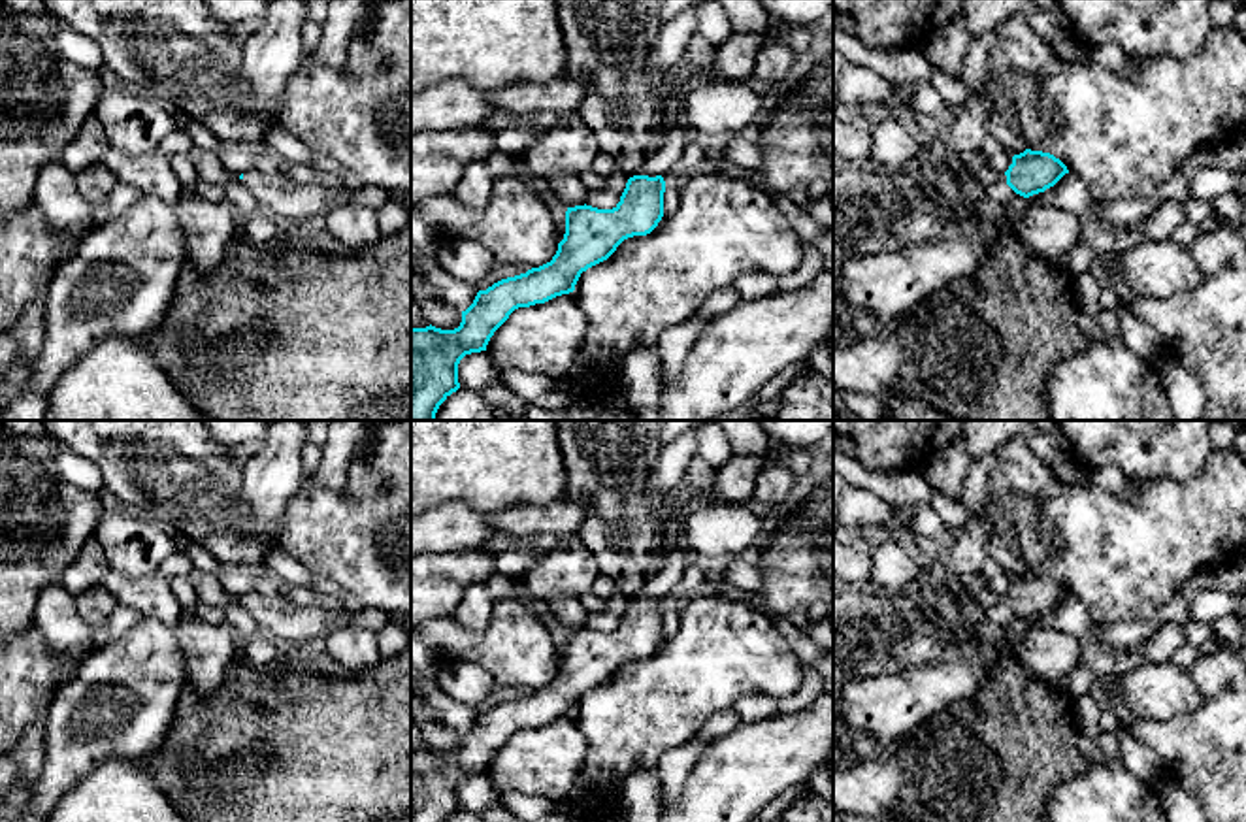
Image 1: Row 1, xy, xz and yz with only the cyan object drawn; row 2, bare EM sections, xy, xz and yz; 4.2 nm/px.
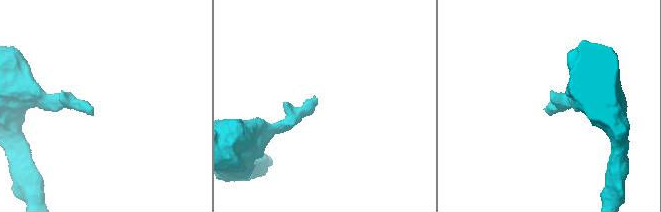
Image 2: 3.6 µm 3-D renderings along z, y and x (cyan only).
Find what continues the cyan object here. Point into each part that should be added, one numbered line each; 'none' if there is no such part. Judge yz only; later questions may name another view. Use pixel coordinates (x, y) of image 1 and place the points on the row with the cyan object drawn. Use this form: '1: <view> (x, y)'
none

